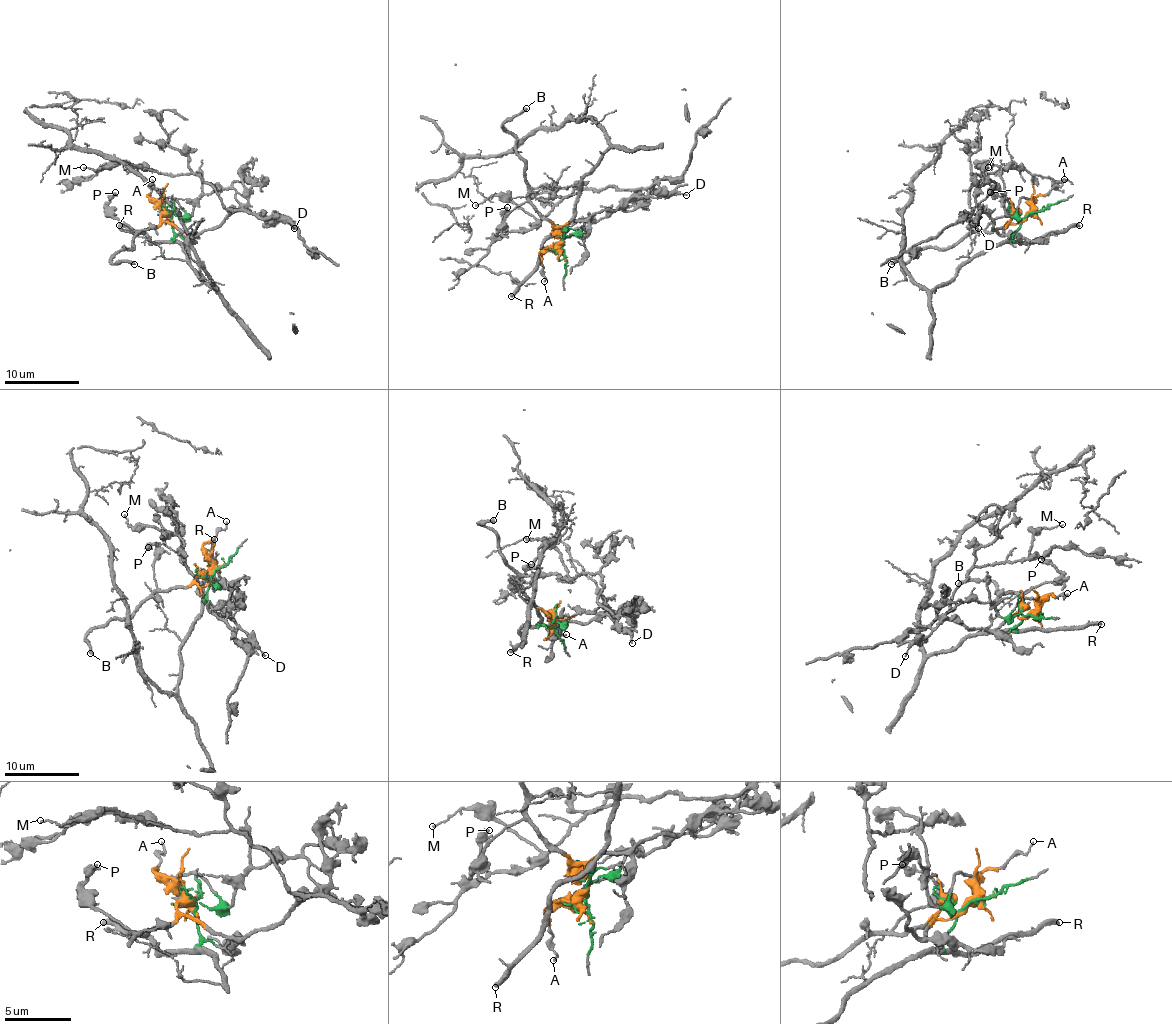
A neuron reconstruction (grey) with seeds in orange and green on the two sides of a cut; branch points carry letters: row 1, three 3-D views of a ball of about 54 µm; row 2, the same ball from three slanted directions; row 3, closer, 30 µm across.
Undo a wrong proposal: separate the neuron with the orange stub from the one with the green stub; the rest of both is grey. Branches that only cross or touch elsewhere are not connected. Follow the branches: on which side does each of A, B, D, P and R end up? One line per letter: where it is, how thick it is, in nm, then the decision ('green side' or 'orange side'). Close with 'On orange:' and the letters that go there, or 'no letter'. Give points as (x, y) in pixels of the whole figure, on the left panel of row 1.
A: (152, 179) | 140 nm | orange side
B: (134, 264) | 260 nm | orange side
D: (294, 228) | 160 nm | orange side
P: (115, 192) | 400 nm | orange side
R: (119, 225) | 360 nm | green side
On orange: A, B, D, P

